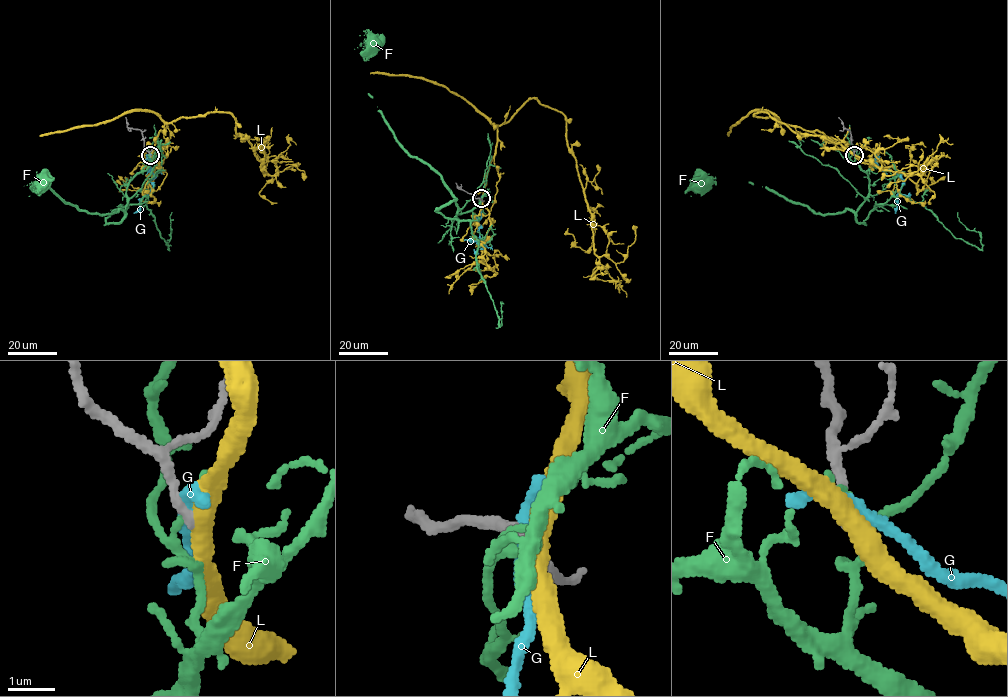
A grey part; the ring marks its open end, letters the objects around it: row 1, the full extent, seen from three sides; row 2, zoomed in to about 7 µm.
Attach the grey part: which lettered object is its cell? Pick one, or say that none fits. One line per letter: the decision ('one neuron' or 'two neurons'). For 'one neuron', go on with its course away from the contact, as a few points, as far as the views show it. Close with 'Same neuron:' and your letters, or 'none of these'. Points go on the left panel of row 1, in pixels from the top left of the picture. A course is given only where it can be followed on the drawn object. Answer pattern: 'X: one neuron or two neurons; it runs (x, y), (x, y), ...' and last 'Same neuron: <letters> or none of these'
F: two neurons
G: two neurons
L: two neurons
Same neuron: none of these

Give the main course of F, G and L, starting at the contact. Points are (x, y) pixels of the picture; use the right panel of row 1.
F: (854, 155), (868, 182), (857, 222), (876, 205), (907, 197), (956, 238), (981, 249), (981, 234), (958, 212)
G: (854, 155), (873, 160), (904, 181), (897, 195), (896, 213)
L: (854, 155), (817, 131), (753, 115), (907, 174), (923, 173), (942, 140), (952, 144)

